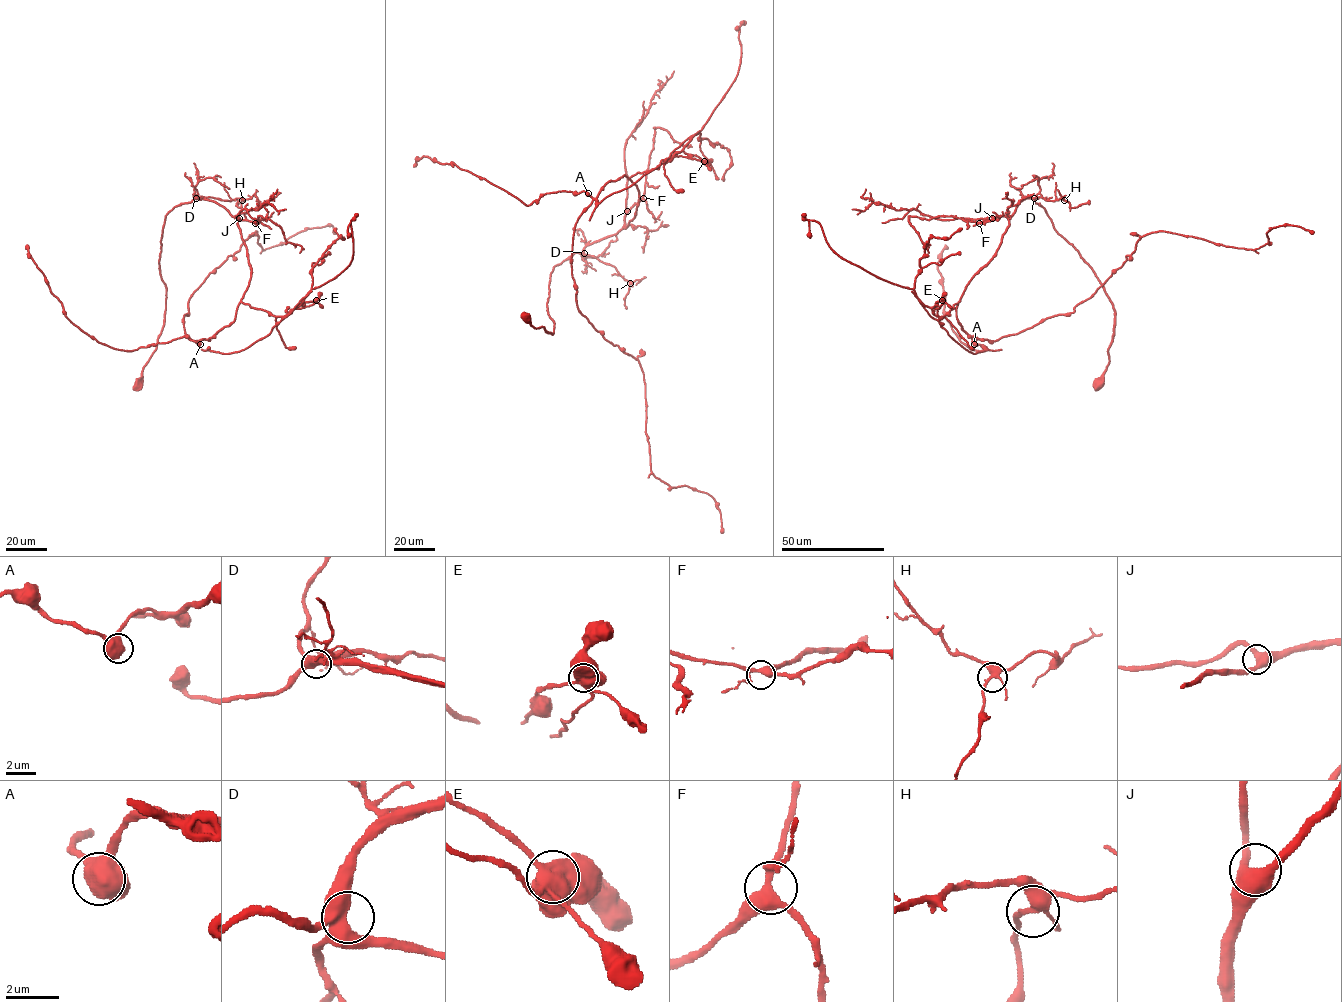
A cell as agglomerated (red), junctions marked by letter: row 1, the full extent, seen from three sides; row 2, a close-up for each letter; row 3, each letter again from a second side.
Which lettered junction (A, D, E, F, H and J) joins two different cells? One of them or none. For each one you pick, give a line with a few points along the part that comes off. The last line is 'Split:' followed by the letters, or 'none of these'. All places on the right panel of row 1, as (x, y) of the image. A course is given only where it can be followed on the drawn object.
E: (942, 300), (937, 309), (939, 322), (963, 347), (973, 354), (1001, 349)
Split: E

